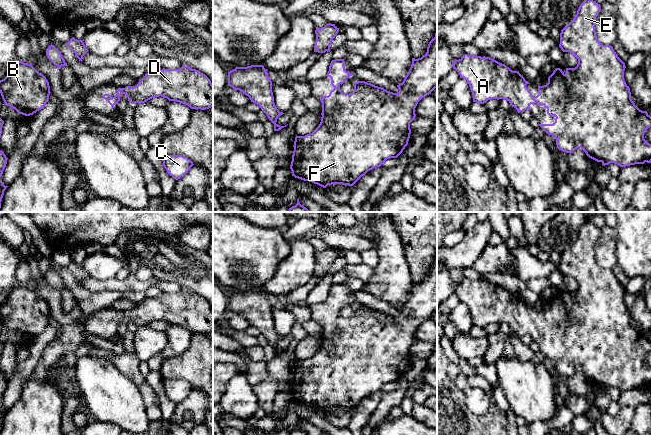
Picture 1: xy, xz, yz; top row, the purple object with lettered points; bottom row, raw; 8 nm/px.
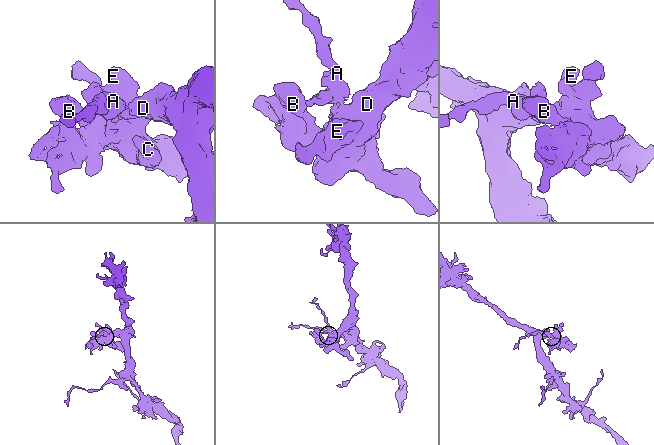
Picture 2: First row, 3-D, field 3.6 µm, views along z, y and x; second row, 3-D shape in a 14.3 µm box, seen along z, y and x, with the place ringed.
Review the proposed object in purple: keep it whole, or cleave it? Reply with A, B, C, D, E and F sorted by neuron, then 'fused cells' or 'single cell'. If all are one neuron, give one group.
groups A B C D E F; single cell

